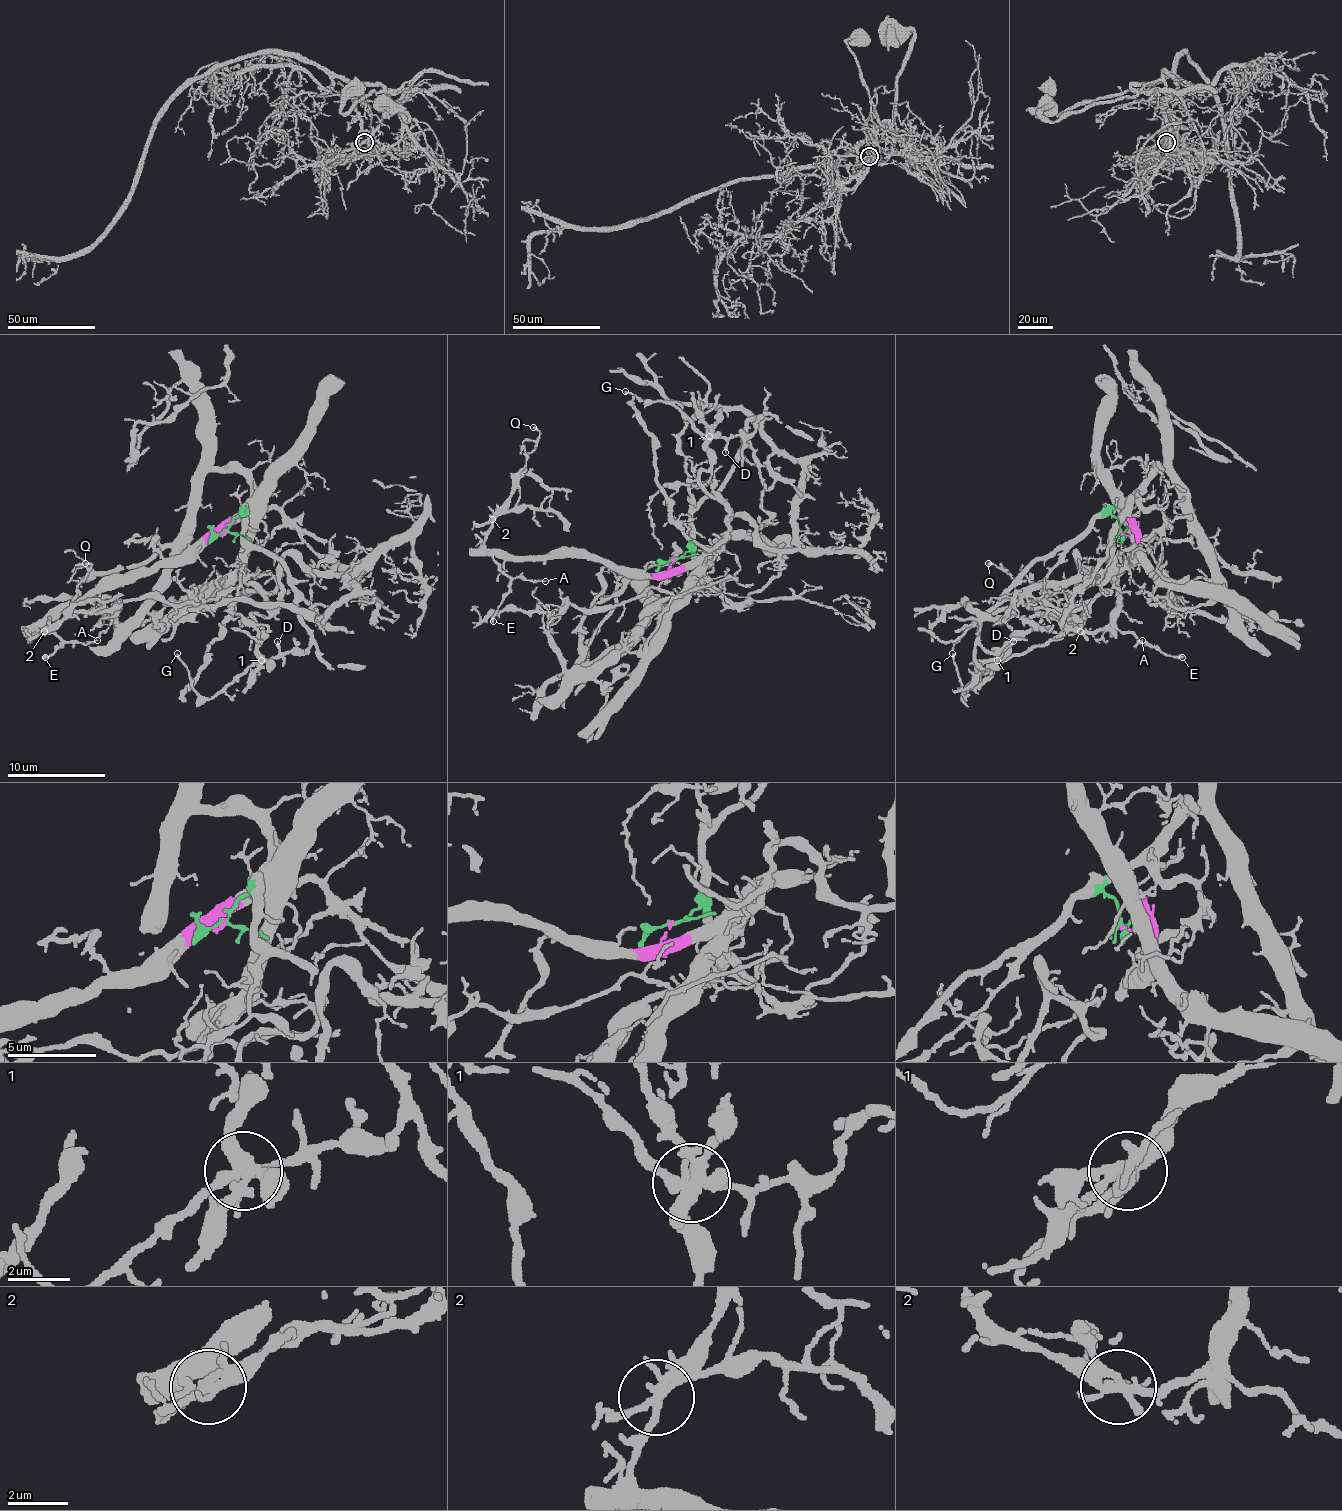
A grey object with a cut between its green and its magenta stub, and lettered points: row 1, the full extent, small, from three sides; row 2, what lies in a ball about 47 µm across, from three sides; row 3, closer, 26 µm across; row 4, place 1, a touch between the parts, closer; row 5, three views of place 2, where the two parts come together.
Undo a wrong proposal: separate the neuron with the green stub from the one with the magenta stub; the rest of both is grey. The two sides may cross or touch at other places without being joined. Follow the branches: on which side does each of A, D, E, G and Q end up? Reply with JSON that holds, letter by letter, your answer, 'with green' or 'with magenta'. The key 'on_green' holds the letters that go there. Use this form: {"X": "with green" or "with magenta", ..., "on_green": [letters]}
{"A": "with magenta", "D": "with green", "E": "with magenta", "G": "with green", "Q": "with magenta", "on_green": ["D", "G"]}

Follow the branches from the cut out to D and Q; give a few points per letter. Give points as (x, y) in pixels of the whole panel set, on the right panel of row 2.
D: (1119, 530), (1109, 513), (1102, 513), (1073, 540), (1041, 557), (987, 614), (980, 643), (999, 653), (1014, 641)
Q: (1119, 530), (1134, 535), (1134, 550), (1119, 567), (1117, 614), (1095, 631), (1073, 631), (1046, 616), (987, 562)

